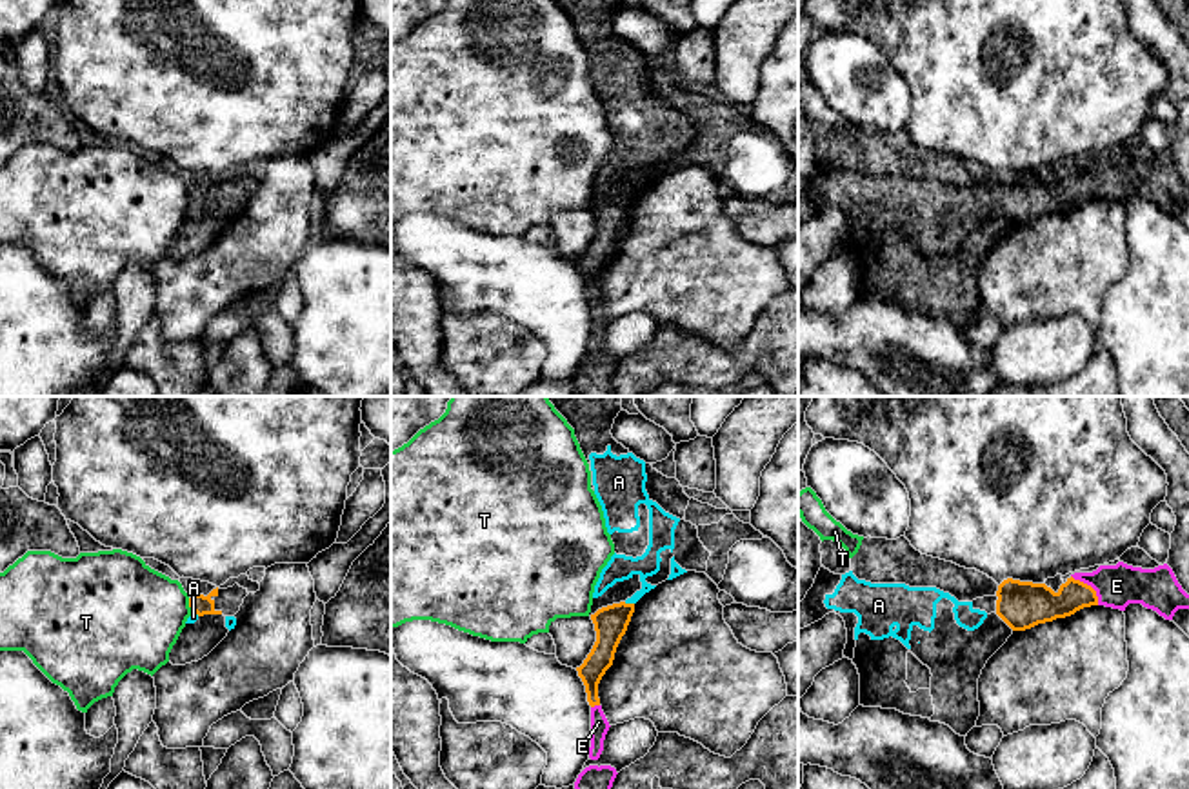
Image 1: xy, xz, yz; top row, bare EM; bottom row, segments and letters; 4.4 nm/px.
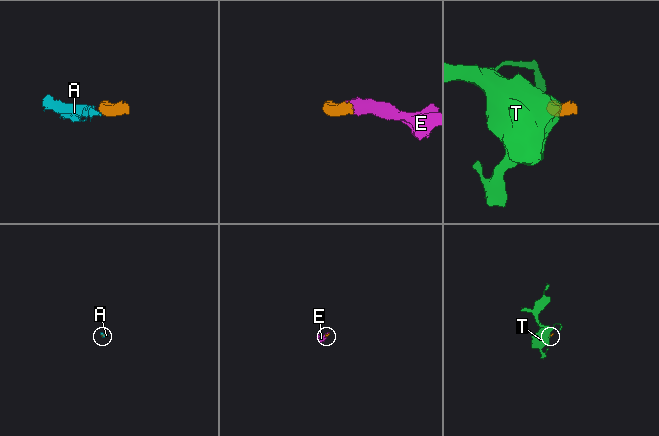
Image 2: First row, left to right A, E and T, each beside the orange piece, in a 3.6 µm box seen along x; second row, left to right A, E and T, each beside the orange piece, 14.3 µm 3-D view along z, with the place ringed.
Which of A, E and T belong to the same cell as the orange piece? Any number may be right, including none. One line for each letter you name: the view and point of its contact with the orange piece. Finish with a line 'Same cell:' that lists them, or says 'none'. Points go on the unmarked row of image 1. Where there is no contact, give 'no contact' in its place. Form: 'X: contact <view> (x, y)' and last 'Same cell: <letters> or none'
A: contact xz (629, 197)
E: contact yz (1089, 179)
Same cell: A, E

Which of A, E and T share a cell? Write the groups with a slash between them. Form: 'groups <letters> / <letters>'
groups A E / T

